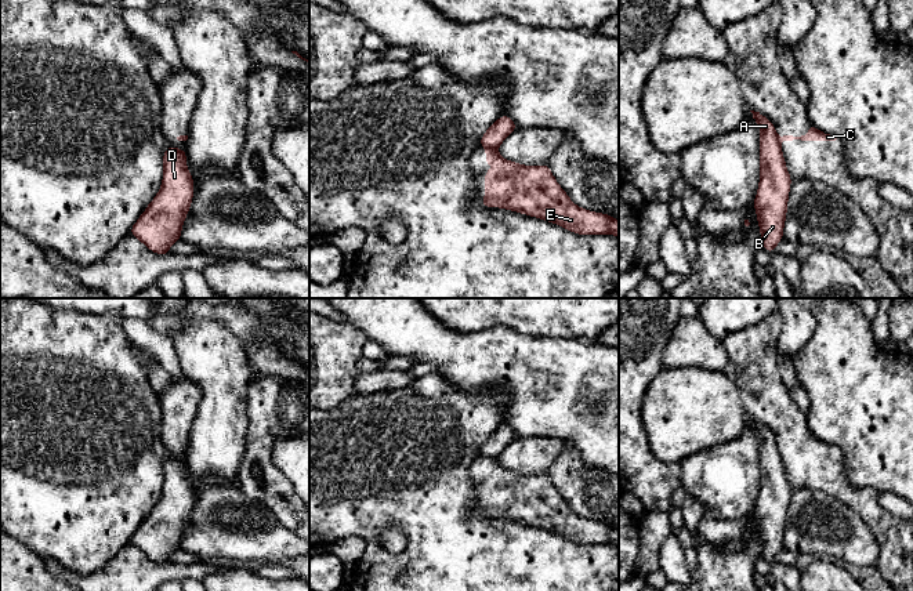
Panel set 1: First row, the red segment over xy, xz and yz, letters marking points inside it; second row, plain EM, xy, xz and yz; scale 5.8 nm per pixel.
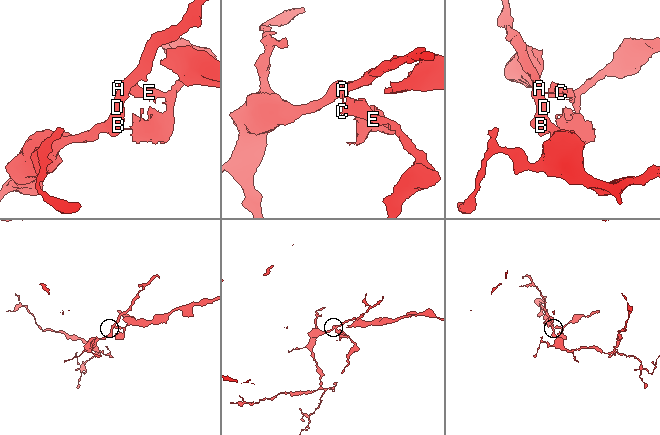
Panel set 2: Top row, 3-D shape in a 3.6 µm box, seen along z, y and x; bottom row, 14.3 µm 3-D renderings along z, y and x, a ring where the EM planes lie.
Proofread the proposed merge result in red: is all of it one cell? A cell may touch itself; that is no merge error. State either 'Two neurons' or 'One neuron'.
Two neurons

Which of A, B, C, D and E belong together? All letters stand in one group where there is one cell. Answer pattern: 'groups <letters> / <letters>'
groups A B D / C E

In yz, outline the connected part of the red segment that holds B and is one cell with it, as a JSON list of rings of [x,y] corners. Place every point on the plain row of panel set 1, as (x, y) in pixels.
[[[750,420],[760,435],[760,492],[753,516],[757,521],[761,555],[771,563],[783,550],[791,486],[786,478],[780,449],[769,428]]]

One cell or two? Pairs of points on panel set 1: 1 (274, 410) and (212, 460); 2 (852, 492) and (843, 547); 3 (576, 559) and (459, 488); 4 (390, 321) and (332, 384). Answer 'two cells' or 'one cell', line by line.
1: two cells
2: two cells
3: one cell
4: two cells

